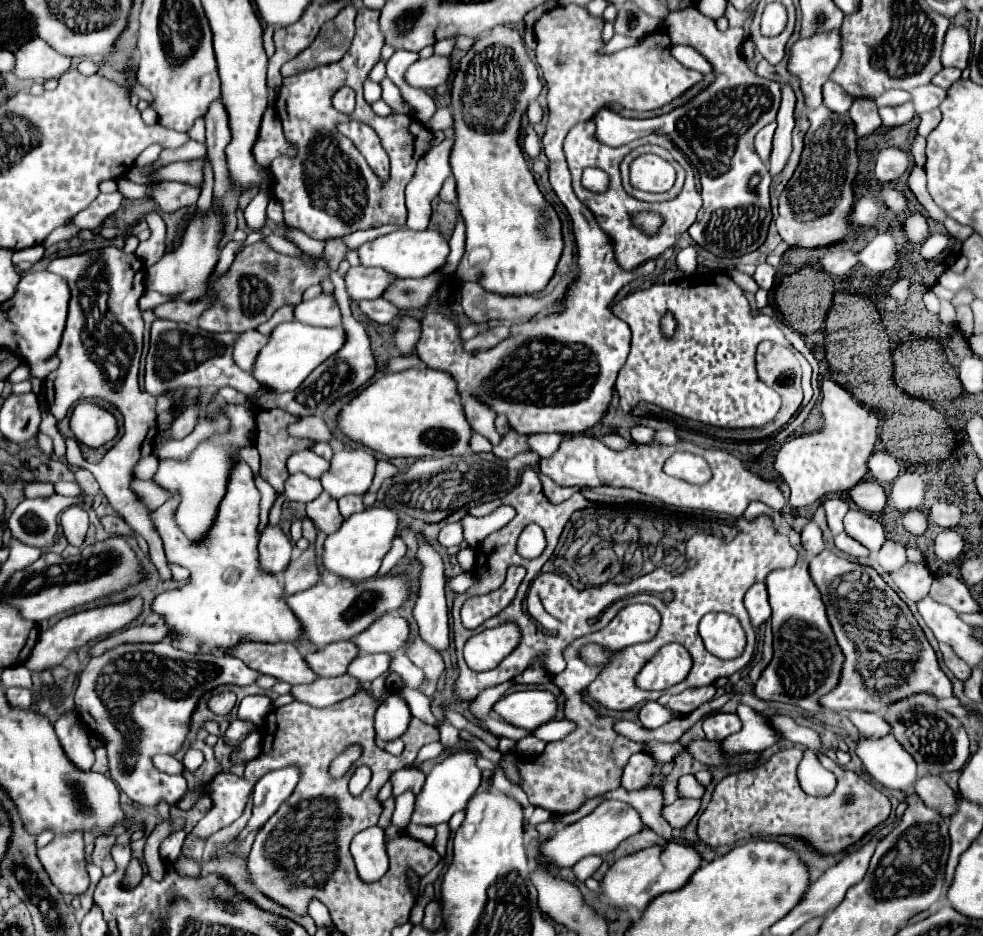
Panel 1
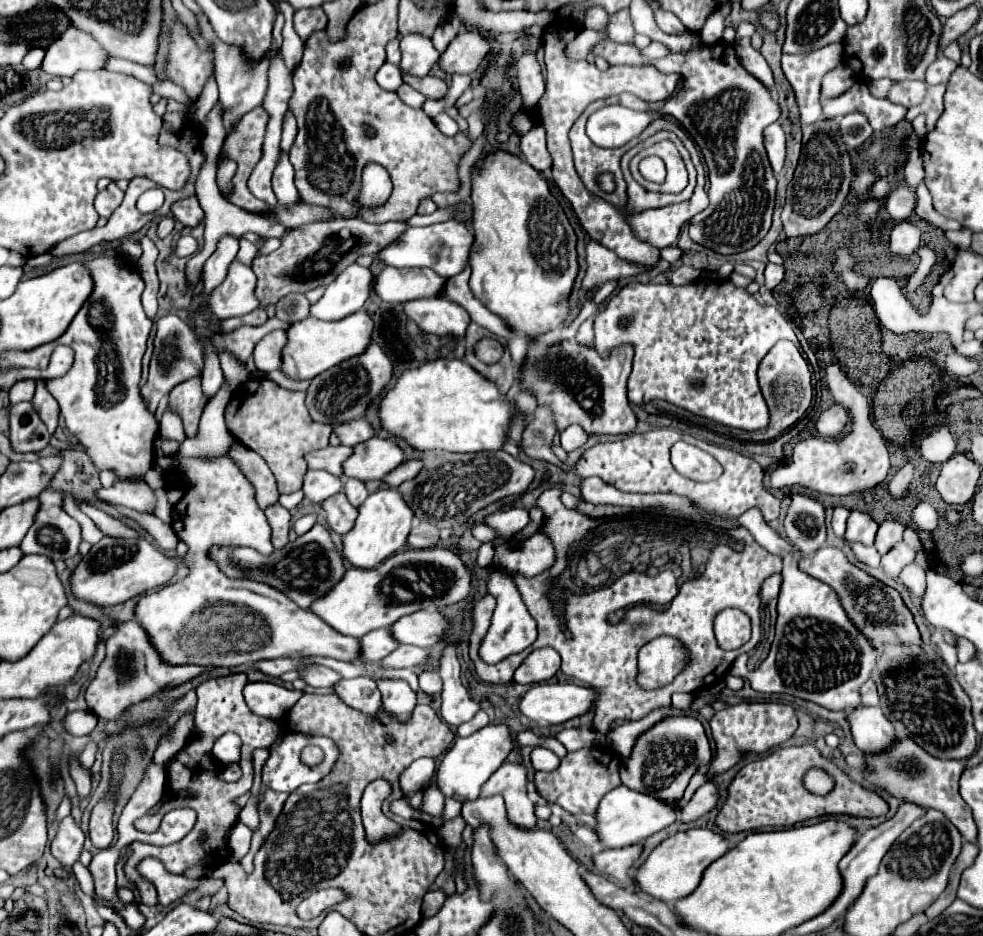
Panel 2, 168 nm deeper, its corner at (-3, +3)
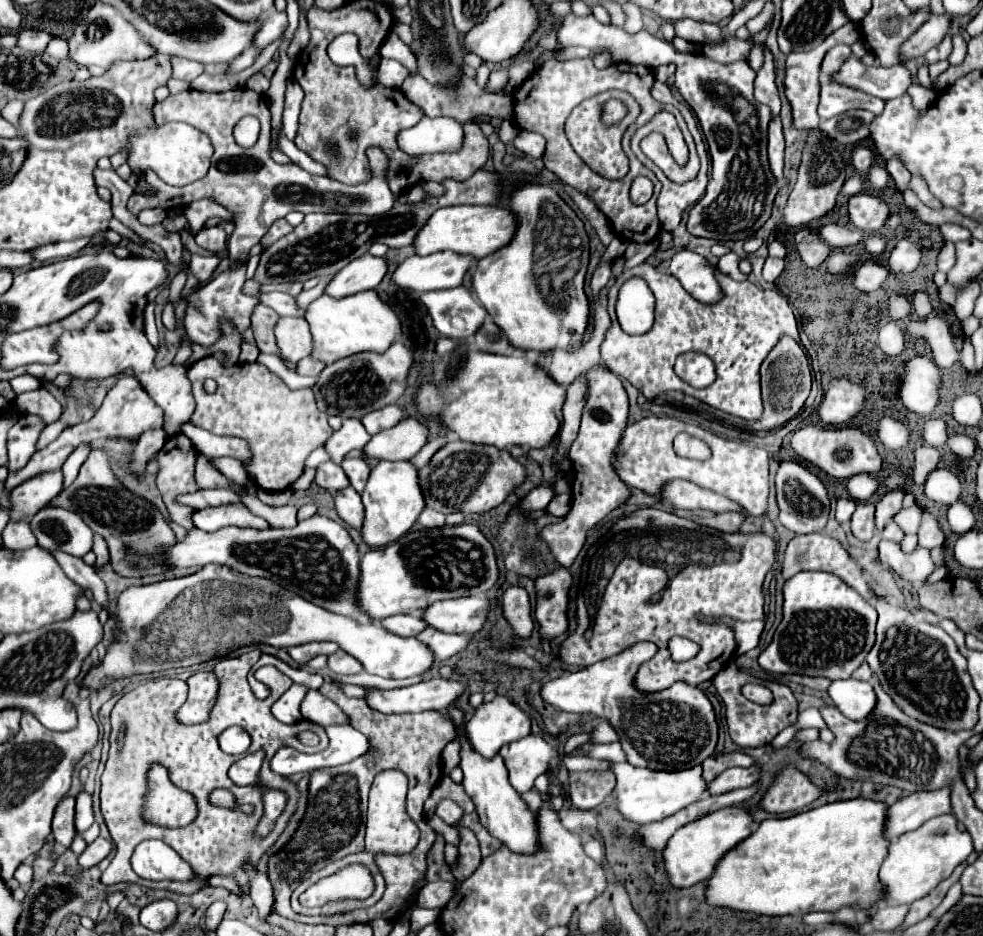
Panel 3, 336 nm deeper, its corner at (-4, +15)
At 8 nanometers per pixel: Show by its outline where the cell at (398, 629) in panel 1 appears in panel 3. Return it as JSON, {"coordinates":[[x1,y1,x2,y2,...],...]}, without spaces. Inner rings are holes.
{"coordinates":[[487,597,447,599,423,611,423,619,431,627,443,629,445,633,467,633,467,635,475,635,477,631,481,631,487,615,489,615]]}

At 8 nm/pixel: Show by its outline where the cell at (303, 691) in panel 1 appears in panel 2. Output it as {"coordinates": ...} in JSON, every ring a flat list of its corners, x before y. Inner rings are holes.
{"coordinates":[[356,677,356,679,340,679,334,685,334,693,350,707,364,711,366,715,372,715,382,707,380,691,376,683,368,677]]}

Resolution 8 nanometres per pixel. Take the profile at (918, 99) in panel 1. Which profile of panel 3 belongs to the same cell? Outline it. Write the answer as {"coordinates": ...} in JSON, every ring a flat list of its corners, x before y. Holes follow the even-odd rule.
{"coordinates":[[849,57,843,67,829,77,839,85,847,85,881,99,895,99,911,85,911,75,903,65,893,67,869,67,857,57]]}

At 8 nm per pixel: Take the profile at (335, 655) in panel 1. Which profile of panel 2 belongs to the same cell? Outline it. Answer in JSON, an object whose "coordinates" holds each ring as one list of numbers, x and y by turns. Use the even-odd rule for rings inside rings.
{"coordinates":[[376,629,366,633,360,639,360,659,362,661,380,661,386,653,394,651,398,643,390,637,390,629]]}

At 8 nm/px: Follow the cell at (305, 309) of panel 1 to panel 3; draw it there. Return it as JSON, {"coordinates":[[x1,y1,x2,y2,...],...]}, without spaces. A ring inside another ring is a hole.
{"coordinates":[[365,253,359,259,351,261,345,269,341,269,327,285,325,293,331,297,343,297,343,295,375,289,385,277,385,273,387,273,387,261]]}

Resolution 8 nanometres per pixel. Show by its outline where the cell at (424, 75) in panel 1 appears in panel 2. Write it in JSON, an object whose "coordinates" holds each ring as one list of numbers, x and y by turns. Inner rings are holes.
{"coordinates":[[460,31,440,55,438,67,446,75,472,73,488,53,488,39,480,31]]}

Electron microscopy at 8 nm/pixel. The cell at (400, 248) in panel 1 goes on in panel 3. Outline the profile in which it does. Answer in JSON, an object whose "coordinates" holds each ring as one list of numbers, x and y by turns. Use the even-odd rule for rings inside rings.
{"coordinates":[[455,205,437,209,431,215,431,221,419,231,415,239,417,255,431,255,437,251,455,251,455,253,475,253,475,257,483,259,489,253,499,251,517,231,517,215,507,207,495,205]]}

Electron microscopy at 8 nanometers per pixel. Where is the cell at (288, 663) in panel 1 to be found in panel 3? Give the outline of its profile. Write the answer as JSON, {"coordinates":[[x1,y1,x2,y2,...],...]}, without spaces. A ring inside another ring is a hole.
{"coordinates":[[337,651,333,655,329,655,329,669,335,671,335,673,345,673,345,675,351,675,351,673,361,673,363,671,363,665,351,657,349,653,345,651]]}

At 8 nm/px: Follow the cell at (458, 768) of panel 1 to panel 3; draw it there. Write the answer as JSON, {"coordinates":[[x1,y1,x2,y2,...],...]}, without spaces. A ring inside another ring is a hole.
{"coordinates":[[497,695,493,701,481,703,475,709,473,717,467,721,467,739,471,741,477,753,485,757,493,757,503,745,527,737,531,733,529,725,531,725,531,717,521,707,517,707,509,697]]}

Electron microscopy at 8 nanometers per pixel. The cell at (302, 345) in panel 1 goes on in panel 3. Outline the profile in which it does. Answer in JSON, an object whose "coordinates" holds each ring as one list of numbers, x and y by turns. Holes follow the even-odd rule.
{"coordinates":[[373,289,341,299,335,299,331,295,321,295,307,307,305,319,309,321,313,333,313,357,321,359,327,365,337,359,363,351,385,353,391,347,391,343,401,335,399,317,387,303,379,299,377,291]]}

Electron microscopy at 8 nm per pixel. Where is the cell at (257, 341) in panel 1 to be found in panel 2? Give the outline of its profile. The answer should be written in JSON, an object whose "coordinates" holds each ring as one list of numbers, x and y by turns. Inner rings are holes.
{"coordinates":[[282,329,270,331,254,347,254,365,260,373,270,373,280,367,282,345,286,345,286,333]]}

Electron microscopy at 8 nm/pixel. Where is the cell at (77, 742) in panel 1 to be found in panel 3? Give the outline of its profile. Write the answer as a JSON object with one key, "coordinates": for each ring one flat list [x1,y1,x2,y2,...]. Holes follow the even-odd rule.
{"coordinates":[[81,791,77,795,77,809,75,809,75,831,83,833,93,825,93,807,91,807,91,795]]}

